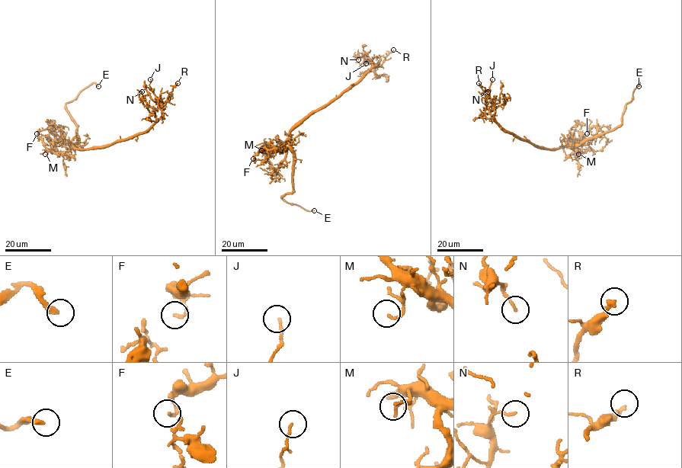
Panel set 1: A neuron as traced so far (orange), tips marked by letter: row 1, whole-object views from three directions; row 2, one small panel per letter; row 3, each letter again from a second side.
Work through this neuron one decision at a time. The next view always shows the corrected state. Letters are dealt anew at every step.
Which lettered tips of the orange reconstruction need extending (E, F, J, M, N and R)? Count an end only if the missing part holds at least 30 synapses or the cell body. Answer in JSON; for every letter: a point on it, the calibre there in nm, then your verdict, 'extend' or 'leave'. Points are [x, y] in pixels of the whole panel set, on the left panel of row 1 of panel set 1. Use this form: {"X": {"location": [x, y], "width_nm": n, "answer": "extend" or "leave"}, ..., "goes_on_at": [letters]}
{"E": {"location": [98, 86], "width_nm": 280, "answer": "extend"}, "F": {"location": [36, 133], "width_nm": 190, "answer": "leave"}, "J": {"location": [150, 79], "width_nm": 120, "answer": "leave"}, "M": {"location": [45, 154], "width_nm": 100, "answer": "leave"}, "N": {"location": [142, 91], "width_nm": 120, "answer": "leave"}, "R": {"location": [177, 83], "width_nm": 220, "answer": "leave"}, "goes_on_at": ["E"]}

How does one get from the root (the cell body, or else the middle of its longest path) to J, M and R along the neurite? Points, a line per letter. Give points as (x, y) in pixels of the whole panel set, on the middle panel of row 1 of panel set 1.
J: (302, 122), (349, 90), (378, 62), (380, 58), (375, 56), (366, 63)
M: (302, 122), (290, 133), (286, 147), (274, 149), (264, 148), (261, 150)
R: (302, 122), (349, 90), (372, 68), (381, 65), (393, 49)

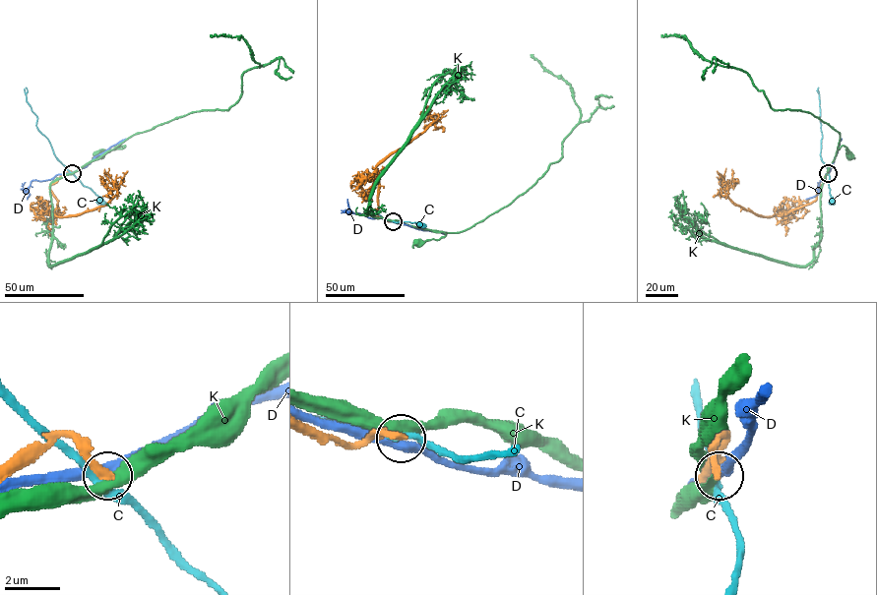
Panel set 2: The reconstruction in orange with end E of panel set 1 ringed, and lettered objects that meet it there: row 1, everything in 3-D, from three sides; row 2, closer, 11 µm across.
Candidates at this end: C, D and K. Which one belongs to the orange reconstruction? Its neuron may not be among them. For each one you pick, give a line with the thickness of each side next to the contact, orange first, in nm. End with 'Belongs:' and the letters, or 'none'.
Belongs: none

